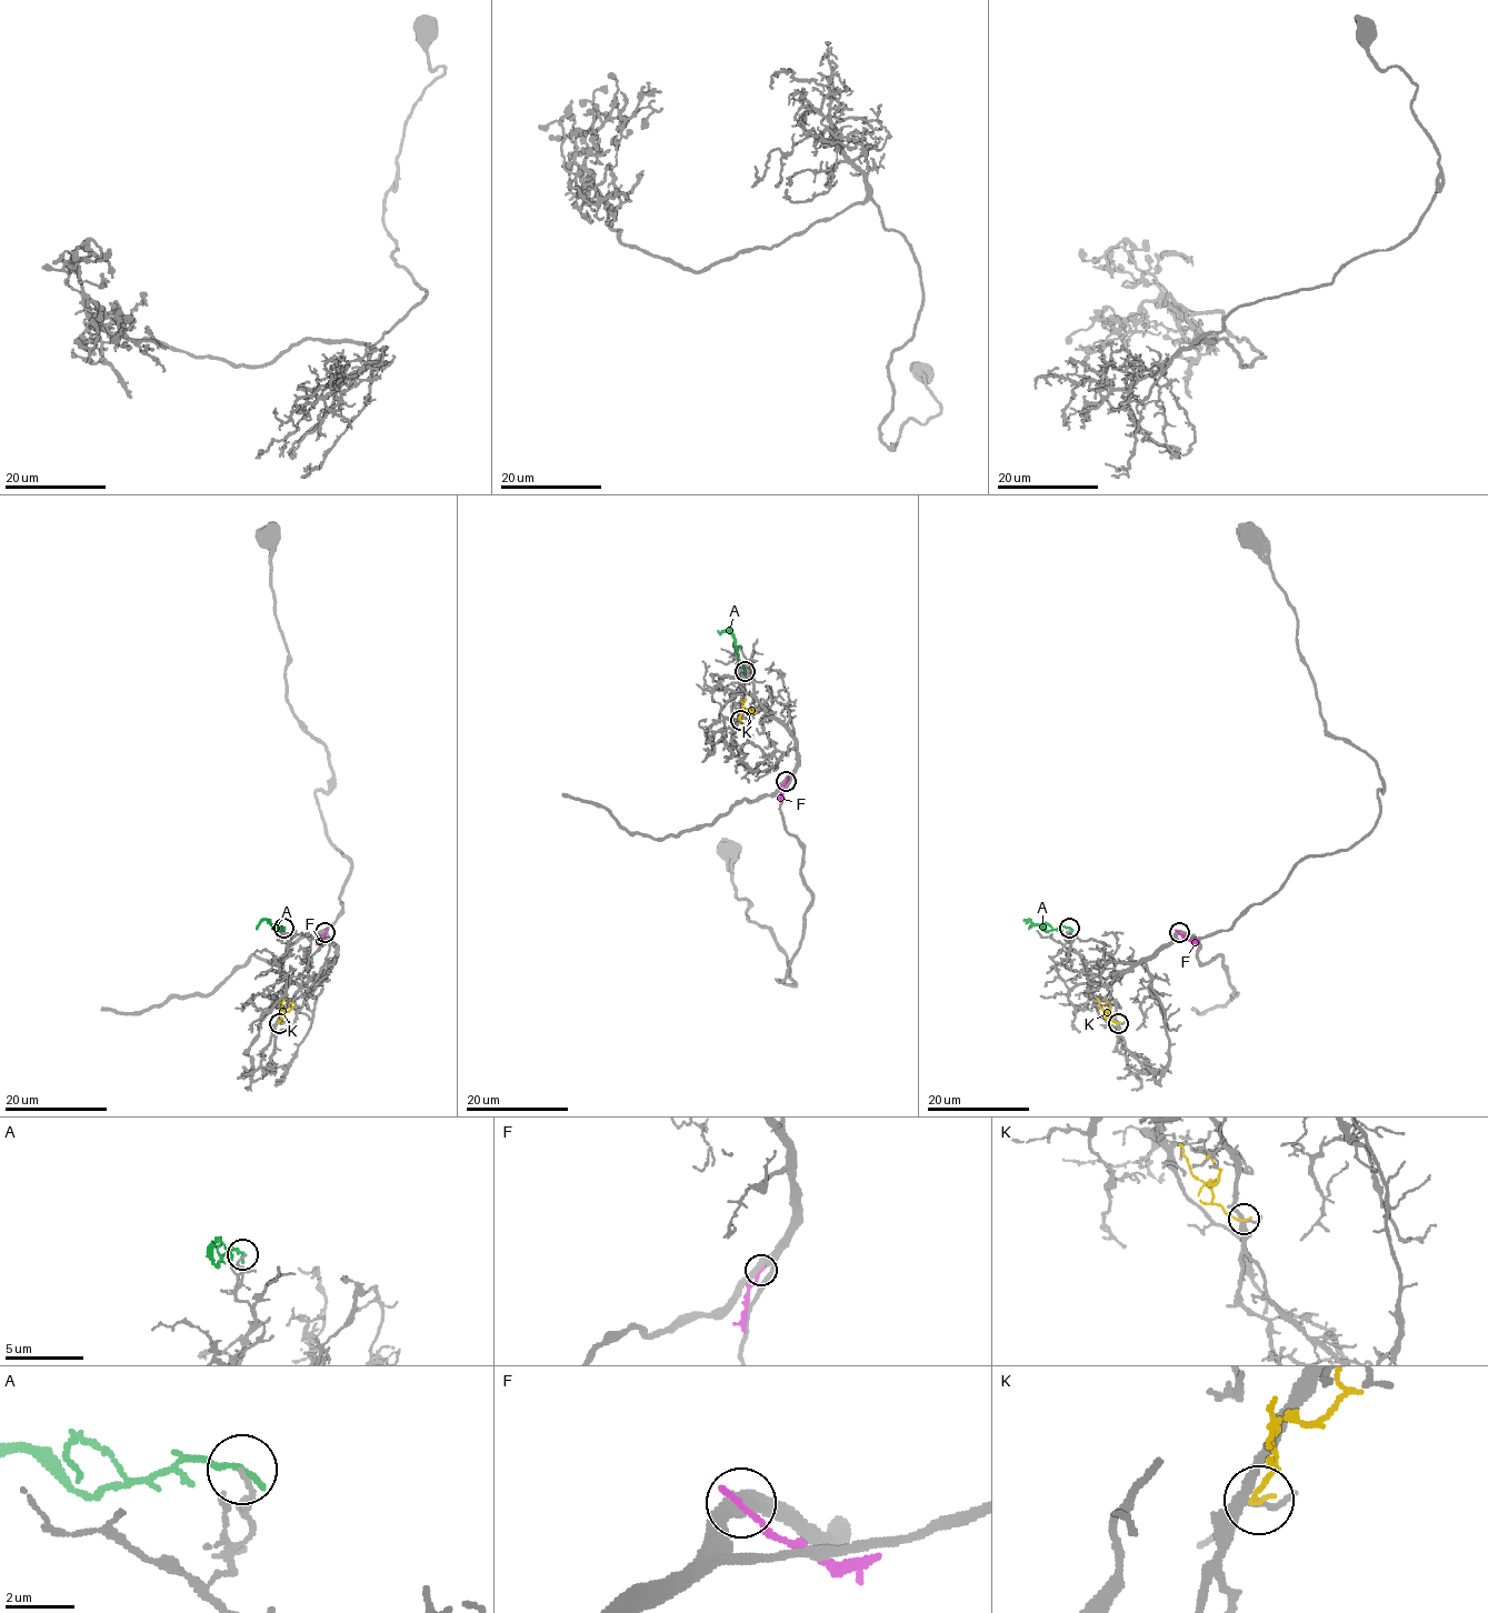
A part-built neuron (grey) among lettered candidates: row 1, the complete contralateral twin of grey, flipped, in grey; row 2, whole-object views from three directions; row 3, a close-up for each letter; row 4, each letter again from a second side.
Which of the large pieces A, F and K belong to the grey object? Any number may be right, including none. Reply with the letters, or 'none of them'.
none of them

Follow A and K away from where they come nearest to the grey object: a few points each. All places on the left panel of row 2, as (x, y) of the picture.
A: (283, 928), (275, 931), (267, 919), (257, 929)
K: (279, 1022), (282, 1013), (290, 1010), (290, 1002)

